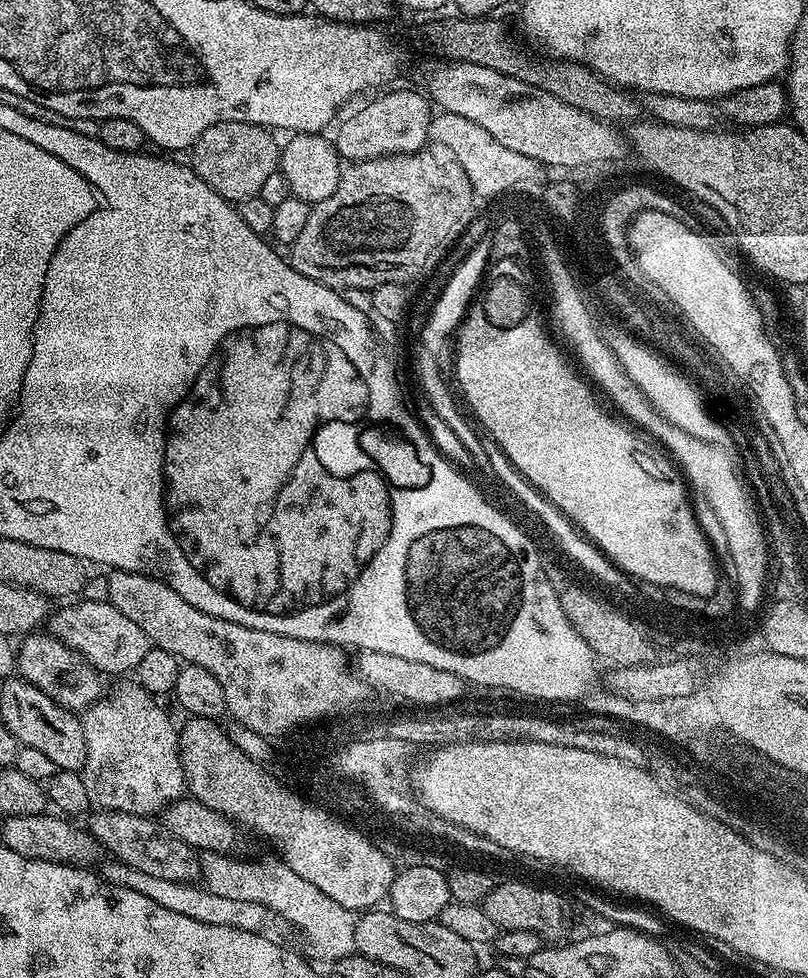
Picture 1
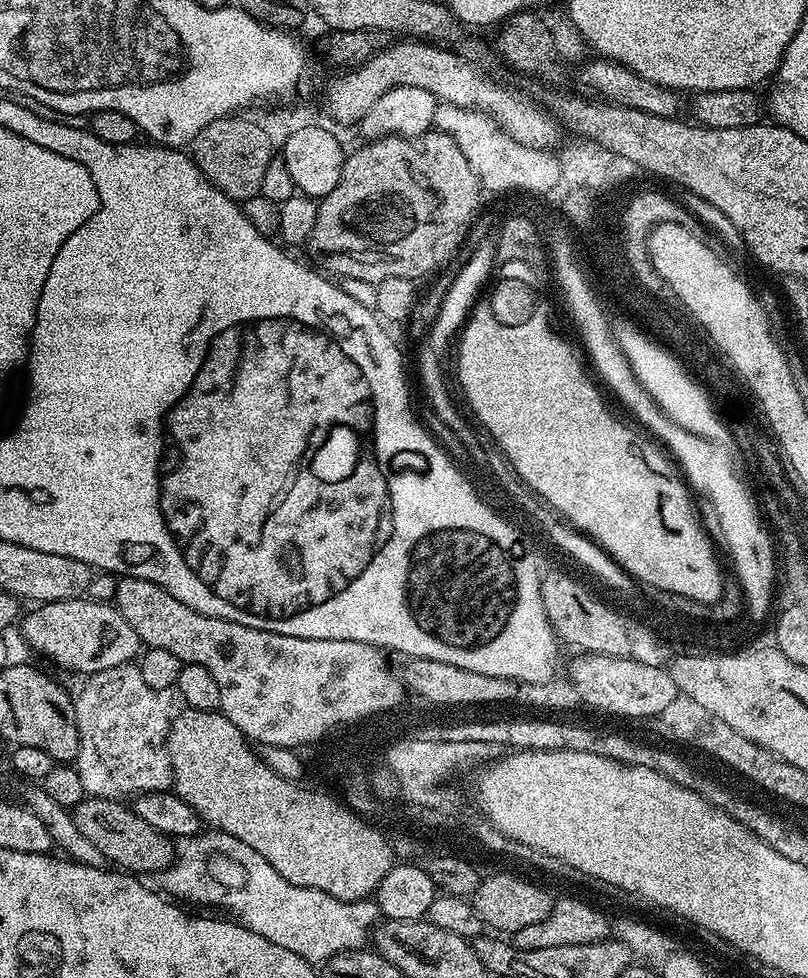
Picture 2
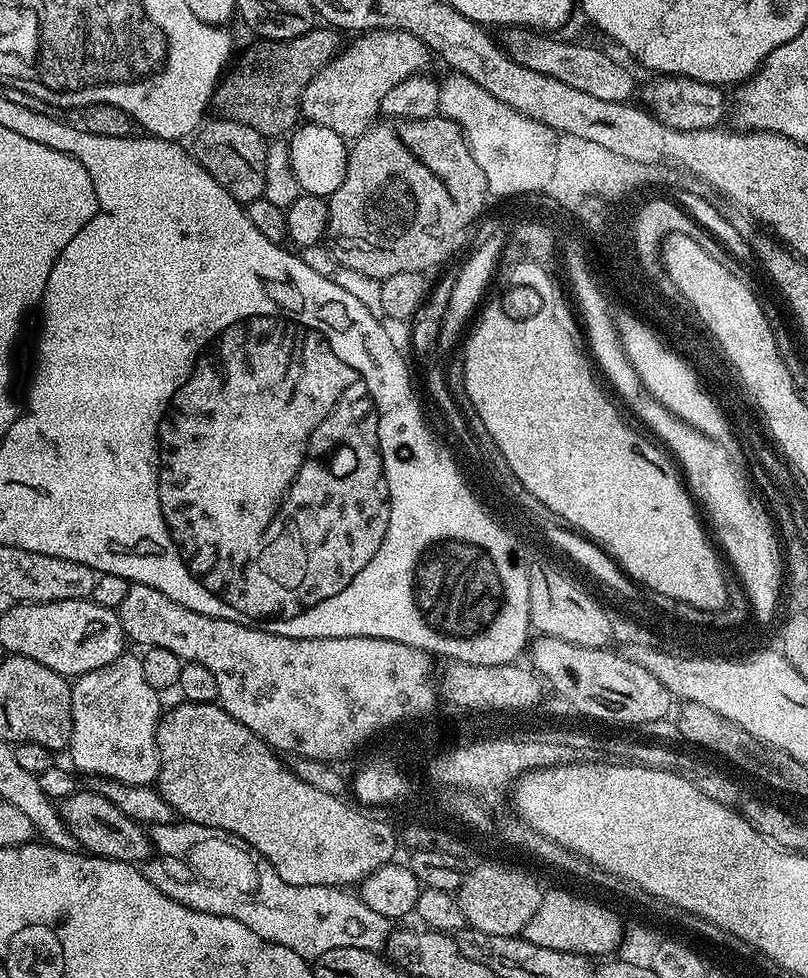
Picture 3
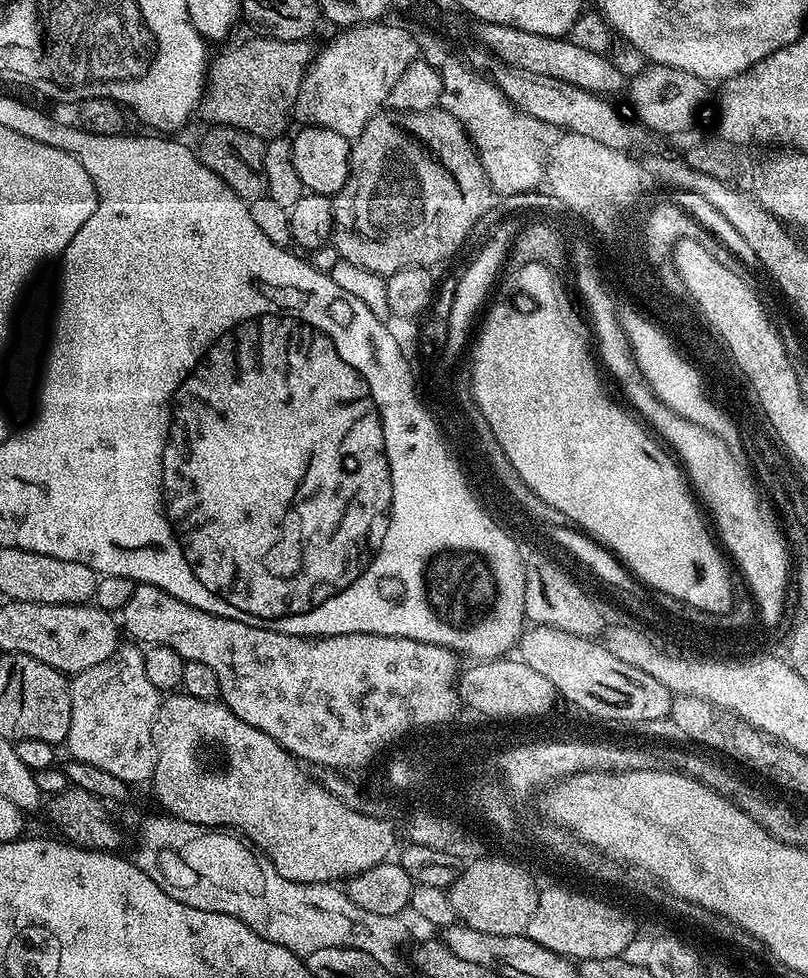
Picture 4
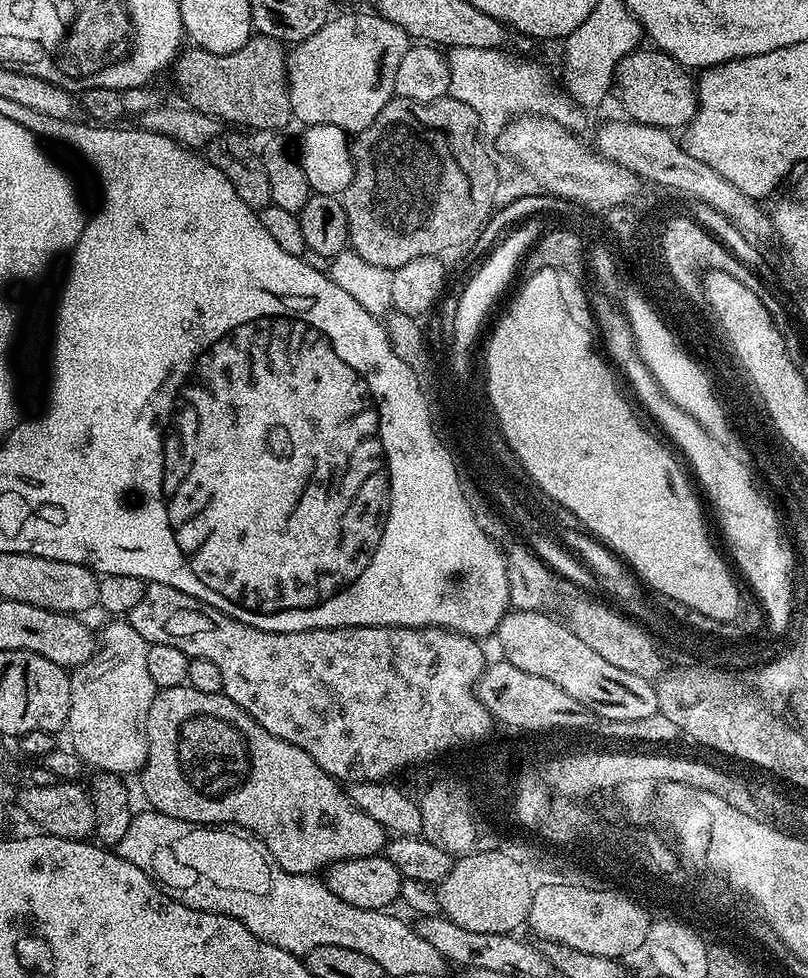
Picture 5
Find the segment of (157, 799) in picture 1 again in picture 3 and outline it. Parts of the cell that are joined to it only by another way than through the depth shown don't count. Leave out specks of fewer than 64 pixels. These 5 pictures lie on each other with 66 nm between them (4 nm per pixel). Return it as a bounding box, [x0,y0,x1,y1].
[66,654,162,785]

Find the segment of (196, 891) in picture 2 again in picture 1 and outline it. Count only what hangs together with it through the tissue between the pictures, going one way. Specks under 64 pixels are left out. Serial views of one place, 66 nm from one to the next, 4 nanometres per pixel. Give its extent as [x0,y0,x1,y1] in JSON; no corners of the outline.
[200,852,357,962]

